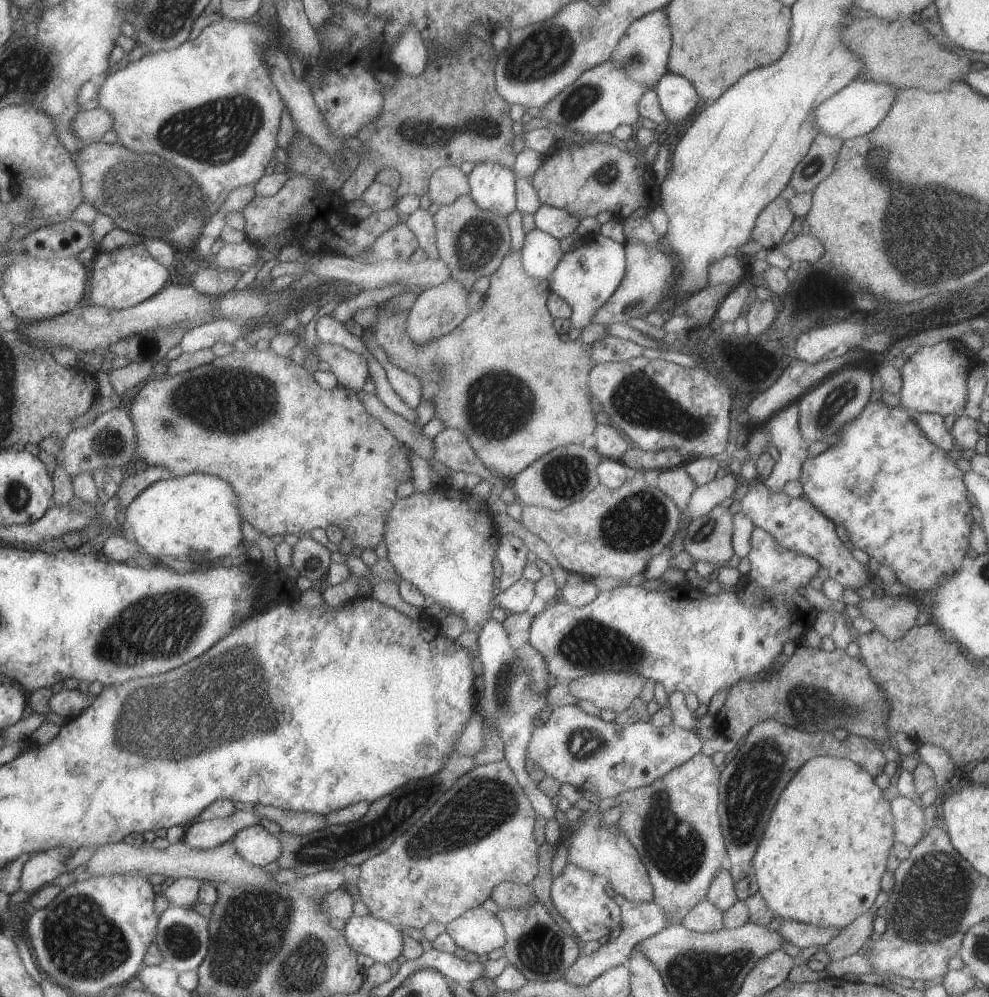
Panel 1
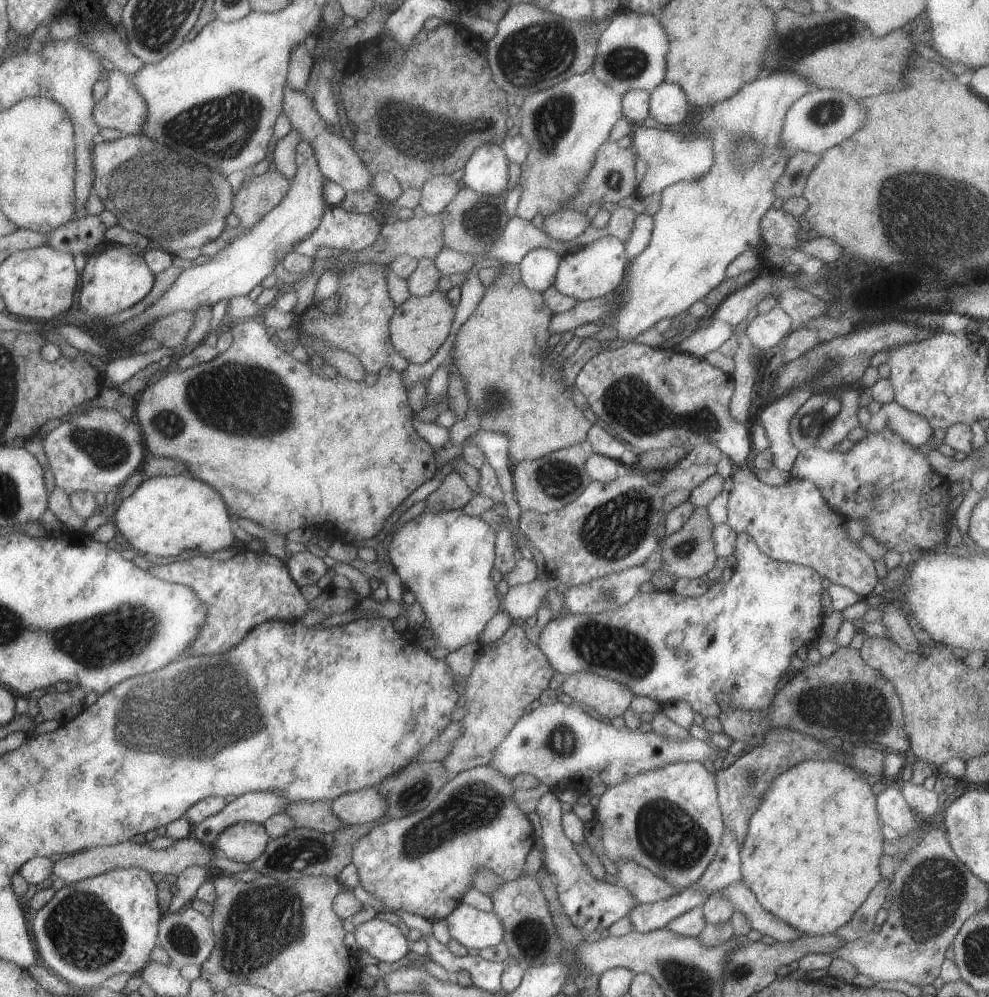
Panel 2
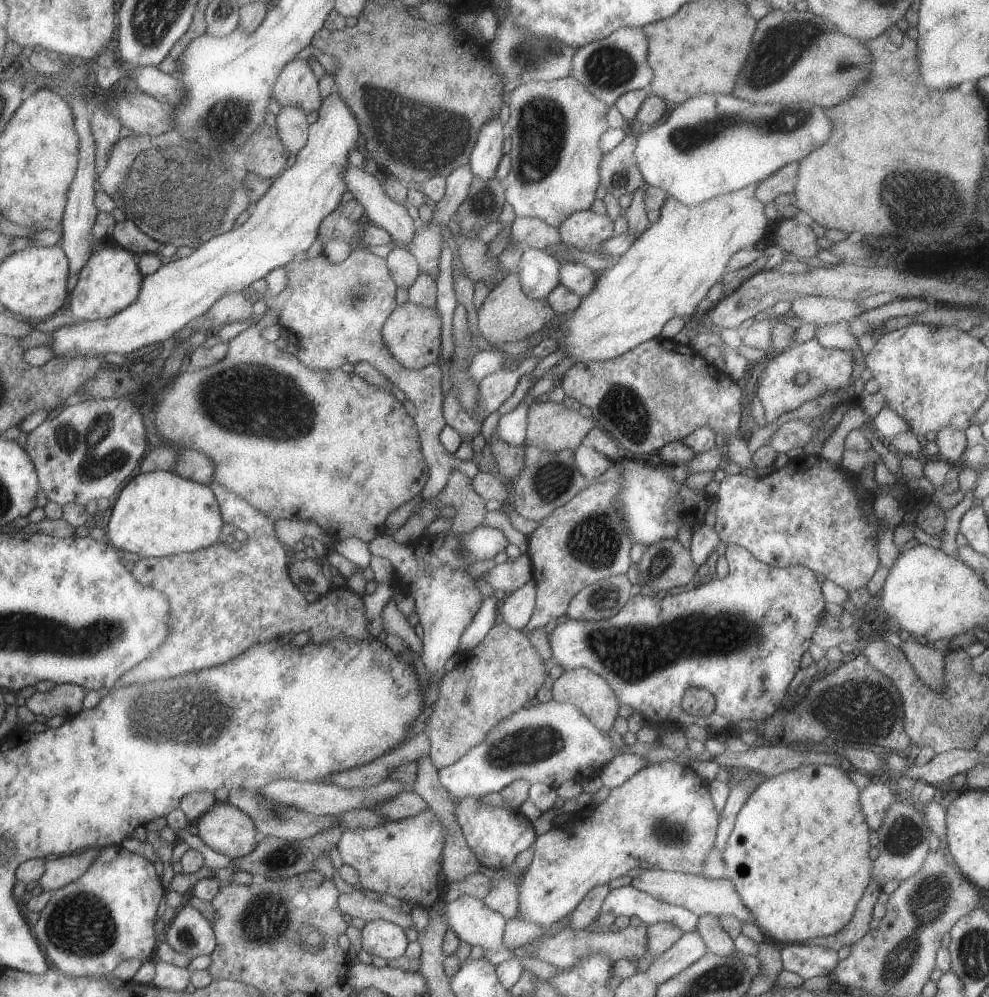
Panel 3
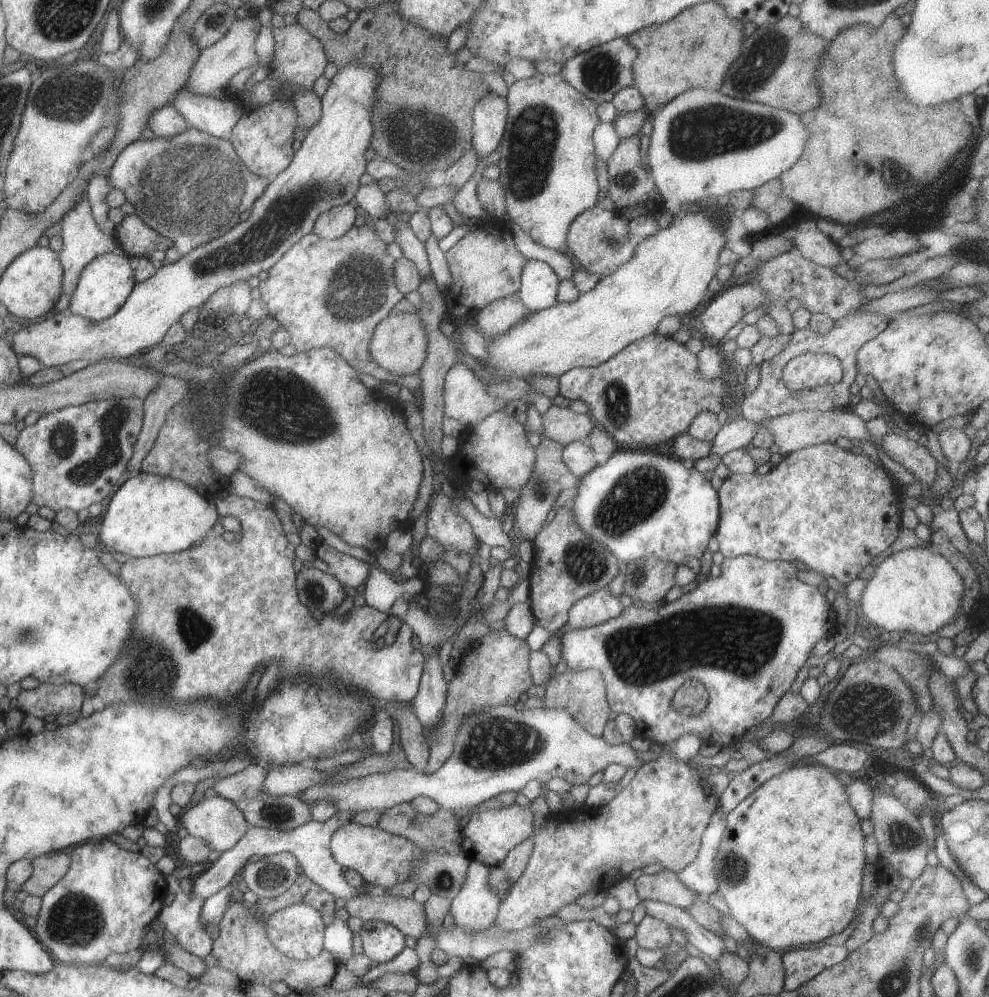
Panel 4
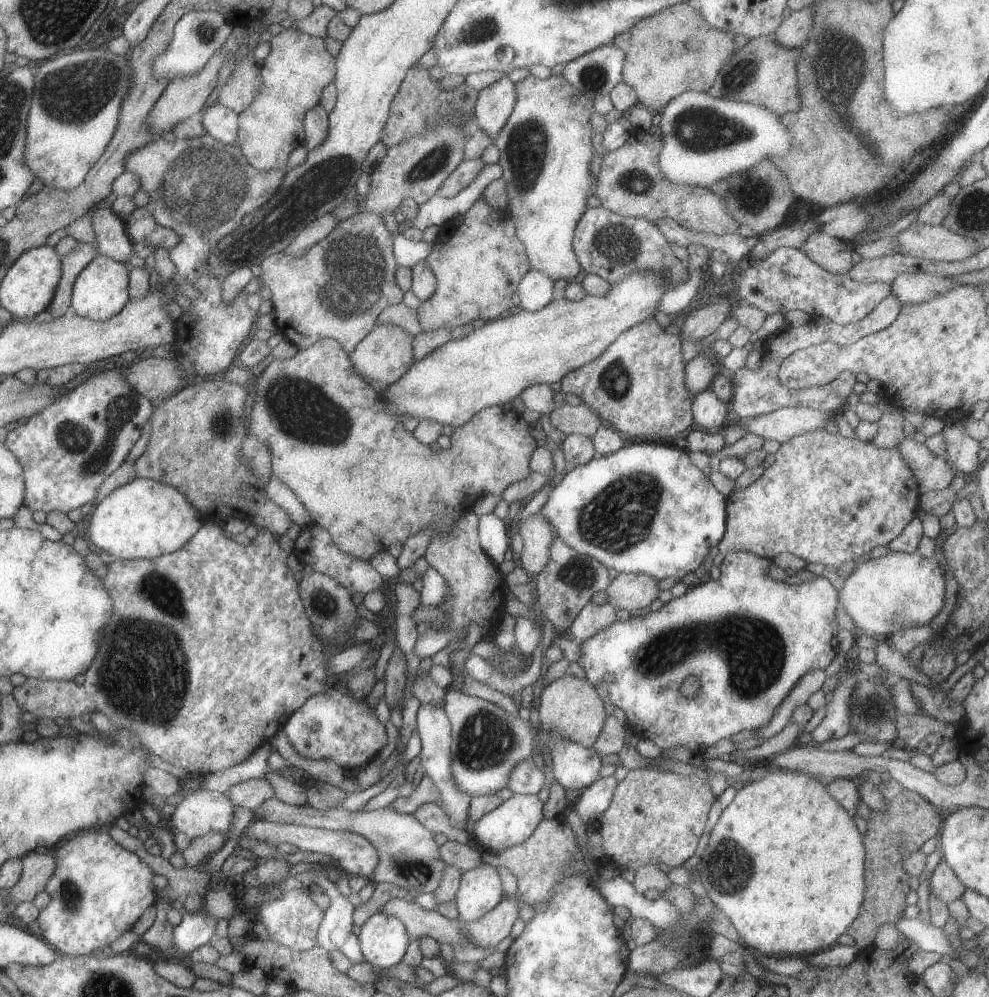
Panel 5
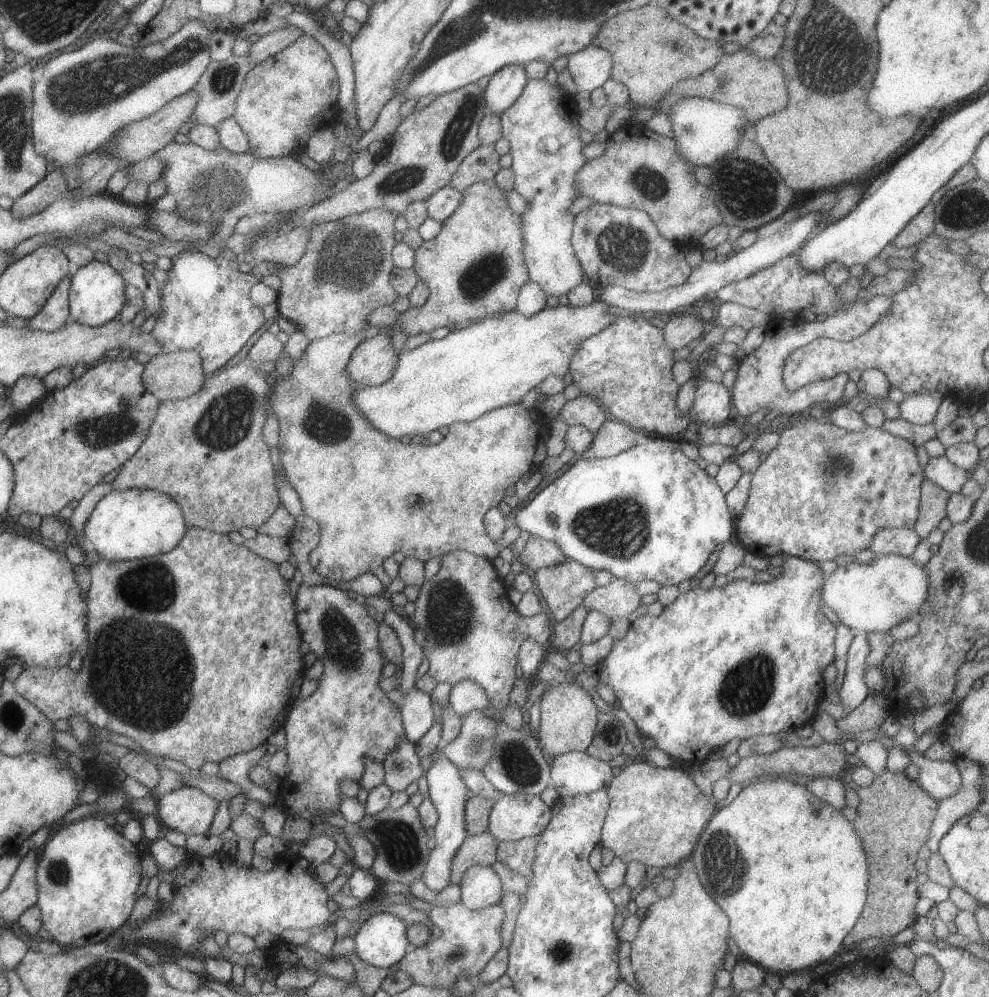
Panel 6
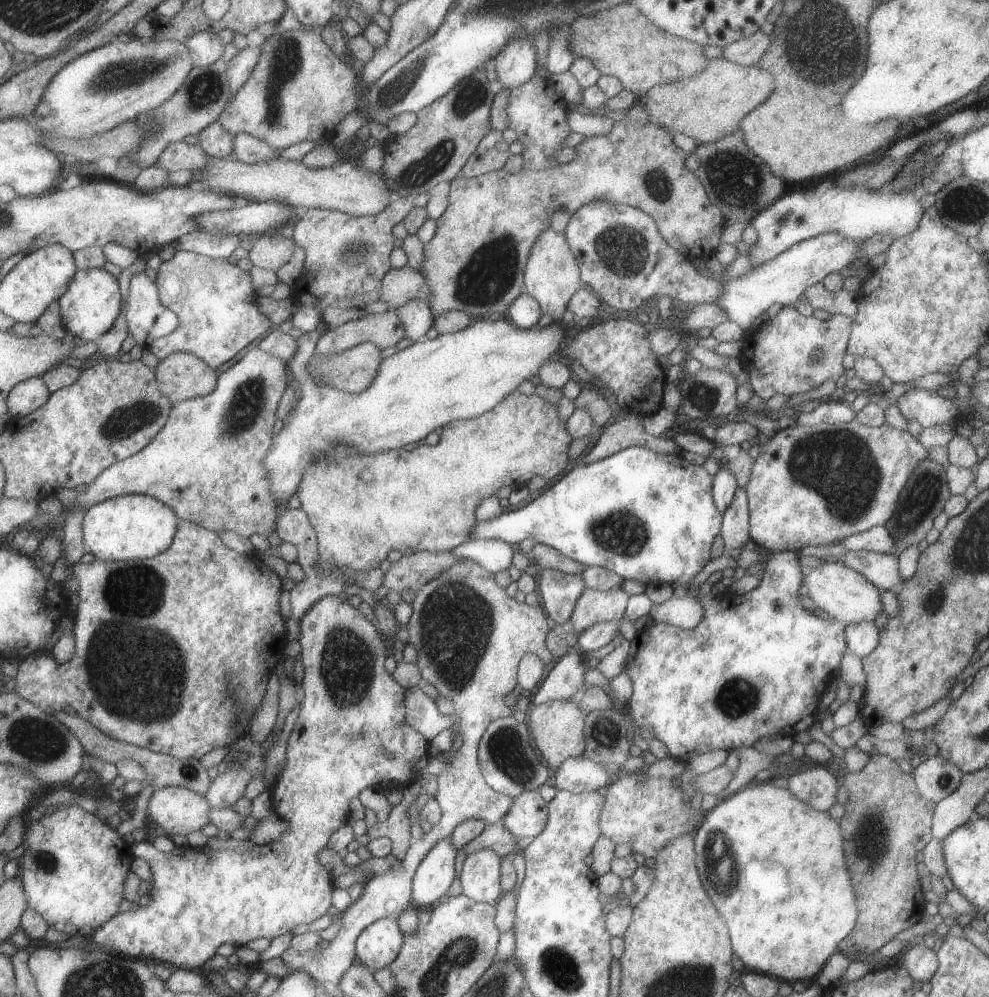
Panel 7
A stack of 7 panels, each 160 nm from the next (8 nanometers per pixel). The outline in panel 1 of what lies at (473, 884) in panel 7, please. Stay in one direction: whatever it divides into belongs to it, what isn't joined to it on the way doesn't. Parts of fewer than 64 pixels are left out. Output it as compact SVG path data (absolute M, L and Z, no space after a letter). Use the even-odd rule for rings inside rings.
M481 906L467 909L448 922L444 932L452 938L457 947L477 956L489 954L506 943L503 925L496 913L486 911Z

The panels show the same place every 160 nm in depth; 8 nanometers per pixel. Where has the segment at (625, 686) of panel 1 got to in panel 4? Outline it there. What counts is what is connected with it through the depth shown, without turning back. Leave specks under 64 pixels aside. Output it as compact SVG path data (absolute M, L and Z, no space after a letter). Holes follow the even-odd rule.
M566 670L561 674L551 675L545 688L543 707L546 709L563 707L589 734L602 736L610 708L606 701L603 675L598 670Z

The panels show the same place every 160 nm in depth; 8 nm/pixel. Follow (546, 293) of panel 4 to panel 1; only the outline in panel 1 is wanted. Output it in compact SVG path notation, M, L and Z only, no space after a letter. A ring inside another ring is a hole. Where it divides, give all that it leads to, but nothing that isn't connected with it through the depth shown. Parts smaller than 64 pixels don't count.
M533 228L524 233L520 252L524 271L533 278L546 282L564 250L560 247L560 240Z

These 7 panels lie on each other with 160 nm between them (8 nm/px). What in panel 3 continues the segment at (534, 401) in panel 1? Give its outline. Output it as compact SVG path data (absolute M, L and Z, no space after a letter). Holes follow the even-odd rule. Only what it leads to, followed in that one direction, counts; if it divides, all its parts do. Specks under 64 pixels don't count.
M517 272L507 274L499 284L491 288L483 304L475 309L474 317L477 317L479 334L497 346L502 342L521 341L558 318L544 299L531 300L523 294ZM531 402L528 404L526 438L524 446L537 446L550 452L571 450L575 451L585 439L586 435L596 427L596 422L591 418L584 418L575 410L565 408L559 402Z

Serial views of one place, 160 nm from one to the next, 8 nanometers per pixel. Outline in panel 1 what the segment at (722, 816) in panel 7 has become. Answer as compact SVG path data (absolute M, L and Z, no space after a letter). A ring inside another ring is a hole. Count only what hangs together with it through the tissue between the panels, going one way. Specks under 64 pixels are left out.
M817 755L809 759L799 770L795 771L791 784L785 786L781 792L773 810L762 839L759 841L756 853L753 855L753 866L755 880L758 884L759 894L763 897L765 904L774 912L775 916L782 919L791 919L800 923L813 925L821 928L840 928L846 927L853 922L860 914L866 913L871 908L875 896L879 894L879 881L885 871L887 856L891 854L894 842L894 818L890 811L889 801L883 798L883 792L872 777L864 768L861 768L853 761L836 757L833 755Z

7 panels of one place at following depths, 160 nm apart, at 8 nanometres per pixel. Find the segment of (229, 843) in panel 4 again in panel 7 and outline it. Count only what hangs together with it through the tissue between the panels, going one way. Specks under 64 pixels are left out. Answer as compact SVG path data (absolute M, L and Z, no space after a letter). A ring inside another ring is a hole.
M161 787L154 789L146 806L146 815L152 823L157 824L166 836L171 838L174 834L186 836L191 831L199 831L210 820L208 812L210 804L204 796L183 787Z

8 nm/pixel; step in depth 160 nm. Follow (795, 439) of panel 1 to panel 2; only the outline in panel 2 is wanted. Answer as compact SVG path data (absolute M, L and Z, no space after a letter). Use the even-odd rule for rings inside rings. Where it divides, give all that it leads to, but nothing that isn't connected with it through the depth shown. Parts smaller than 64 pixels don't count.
M808 387L789 389L759 412L758 421L763 426L766 437L770 442L769 450L772 452L772 466L778 468L781 472L790 472L799 452L791 442L788 433L790 420L799 405L805 402L812 395L812 392Z

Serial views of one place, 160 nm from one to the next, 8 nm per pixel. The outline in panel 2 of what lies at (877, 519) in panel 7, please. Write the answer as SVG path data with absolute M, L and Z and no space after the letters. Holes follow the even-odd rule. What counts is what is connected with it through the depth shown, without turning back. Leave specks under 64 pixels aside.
M746 465L731 475L733 488L726 503L726 525L736 534L748 534L770 559L811 567L820 577L867 596L877 584L873 561L849 541L841 515L833 512L817 487L807 479L791 478L783 485L761 482Z

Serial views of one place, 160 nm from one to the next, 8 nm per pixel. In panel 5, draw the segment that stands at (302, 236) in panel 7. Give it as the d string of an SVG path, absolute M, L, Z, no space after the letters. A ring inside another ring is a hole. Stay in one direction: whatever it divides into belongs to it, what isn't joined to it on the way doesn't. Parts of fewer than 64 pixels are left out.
M359 211L338 222L325 238L305 249L300 255L275 253L260 264L262 286L267 286L271 296L272 313L279 333L295 345L297 350L311 346L327 337L336 340L349 355L357 343L376 325L377 315L385 308L402 302L404 291L397 286L394 274L396 263L392 253L390 232L381 216Z

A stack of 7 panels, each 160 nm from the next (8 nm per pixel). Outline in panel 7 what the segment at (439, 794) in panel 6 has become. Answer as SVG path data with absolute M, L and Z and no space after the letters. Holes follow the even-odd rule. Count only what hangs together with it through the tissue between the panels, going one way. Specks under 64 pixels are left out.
M449 837L440 838L419 861L412 876L411 905L428 908L455 880L456 848Z

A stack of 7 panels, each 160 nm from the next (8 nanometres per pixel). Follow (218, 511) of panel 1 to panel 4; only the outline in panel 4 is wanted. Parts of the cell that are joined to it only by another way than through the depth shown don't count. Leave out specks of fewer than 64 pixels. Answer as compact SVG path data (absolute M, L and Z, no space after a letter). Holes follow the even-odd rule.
M139 470L120 482L116 491L106 500L106 509L101 519L98 540L112 551L131 557L152 557L161 553L173 554L199 544L218 523L212 500L207 500L198 490L183 481L162 477Z

